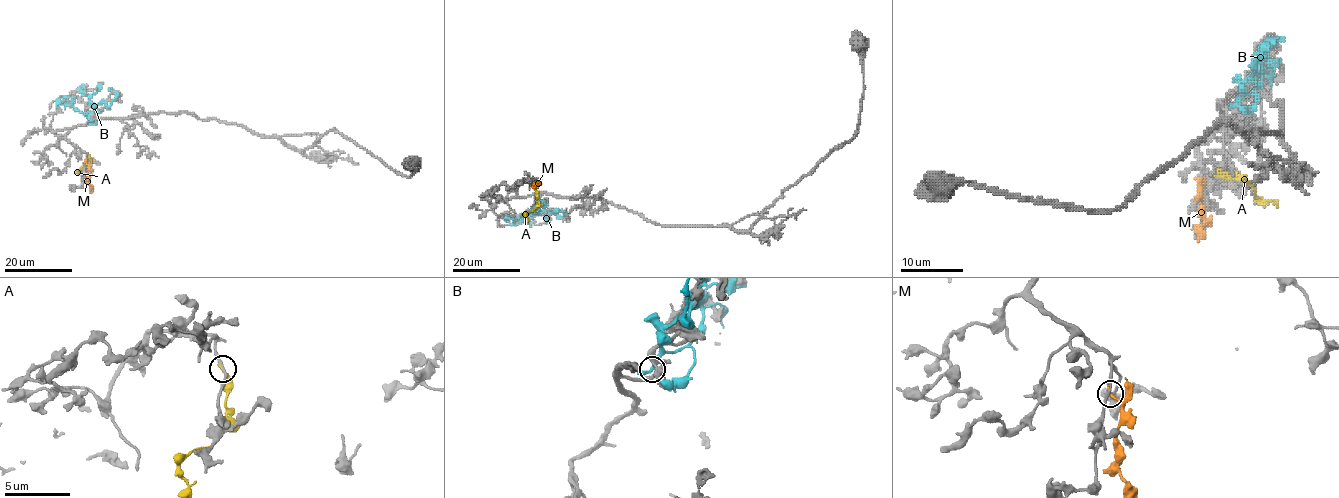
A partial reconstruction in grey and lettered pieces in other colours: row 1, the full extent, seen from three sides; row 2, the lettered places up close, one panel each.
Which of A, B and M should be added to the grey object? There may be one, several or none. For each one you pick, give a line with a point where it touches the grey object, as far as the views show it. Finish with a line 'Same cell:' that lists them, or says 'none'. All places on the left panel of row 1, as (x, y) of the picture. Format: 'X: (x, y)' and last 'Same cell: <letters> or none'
Same cell: none

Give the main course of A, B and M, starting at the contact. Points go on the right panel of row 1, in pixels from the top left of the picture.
A: (1216, 174), (1243, 178), (1252, 185), (1254, 193), (1262, 200), (1271, 200), (1276, 206)
B: (1237, 102), (1240, 85), (1256, 72), (1252, 77), (1252, 63), (1265, 49), (1262, 42)
M: (1202, 185), (1204, 225), (1197, 242)

